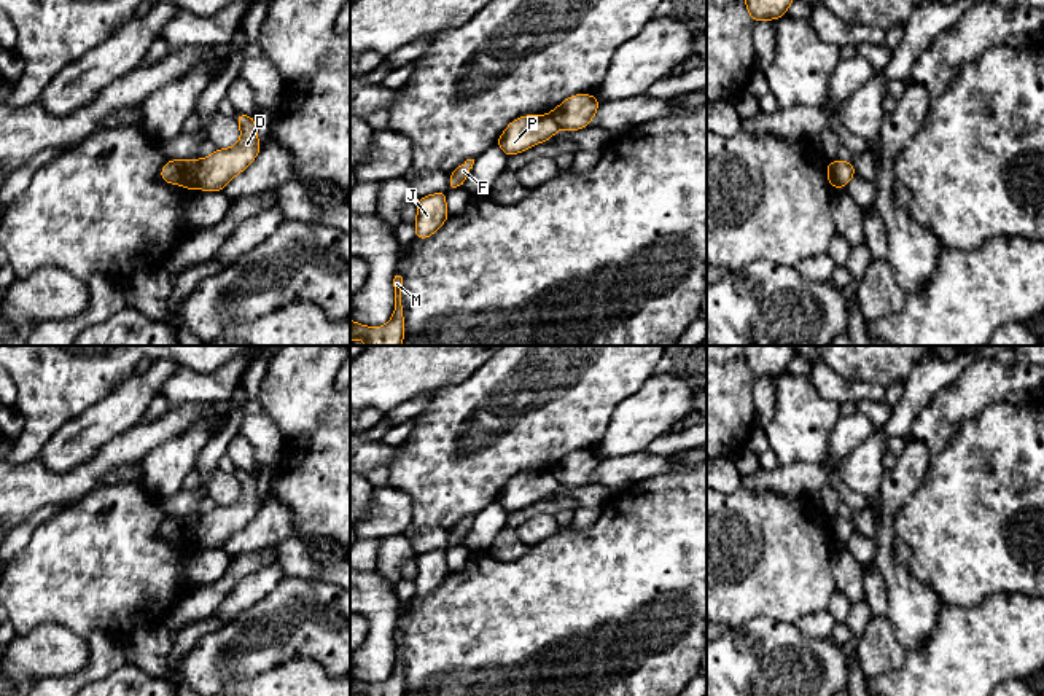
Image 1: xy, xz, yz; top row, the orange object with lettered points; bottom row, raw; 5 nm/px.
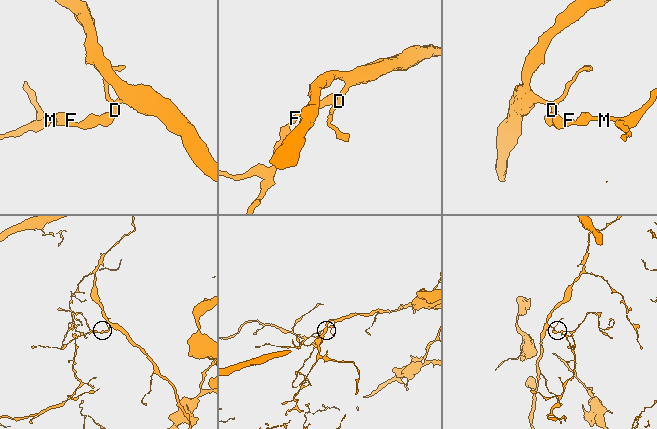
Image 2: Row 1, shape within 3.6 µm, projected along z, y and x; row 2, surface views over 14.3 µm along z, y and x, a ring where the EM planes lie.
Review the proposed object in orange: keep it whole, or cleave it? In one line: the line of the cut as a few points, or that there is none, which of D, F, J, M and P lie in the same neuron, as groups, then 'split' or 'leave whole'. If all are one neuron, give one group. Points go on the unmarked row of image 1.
cut in xy along (199, 518), (196, 543); D / F J M P; split

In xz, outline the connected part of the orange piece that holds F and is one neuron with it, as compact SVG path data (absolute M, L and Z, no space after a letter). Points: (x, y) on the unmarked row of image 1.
M466 516L457 526L454 526L449 534L450 540L446 548L433 549L425 554L417 554L417 575L414 578L415 583L415 597L423 597L433 592L444 578L450 573L446 562L446 551L450 546L463 545L463 540L471 529L474 516Z

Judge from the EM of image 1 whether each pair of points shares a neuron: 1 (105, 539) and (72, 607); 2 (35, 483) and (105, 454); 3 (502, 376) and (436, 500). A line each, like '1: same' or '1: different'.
1: same
2: same
3: same

